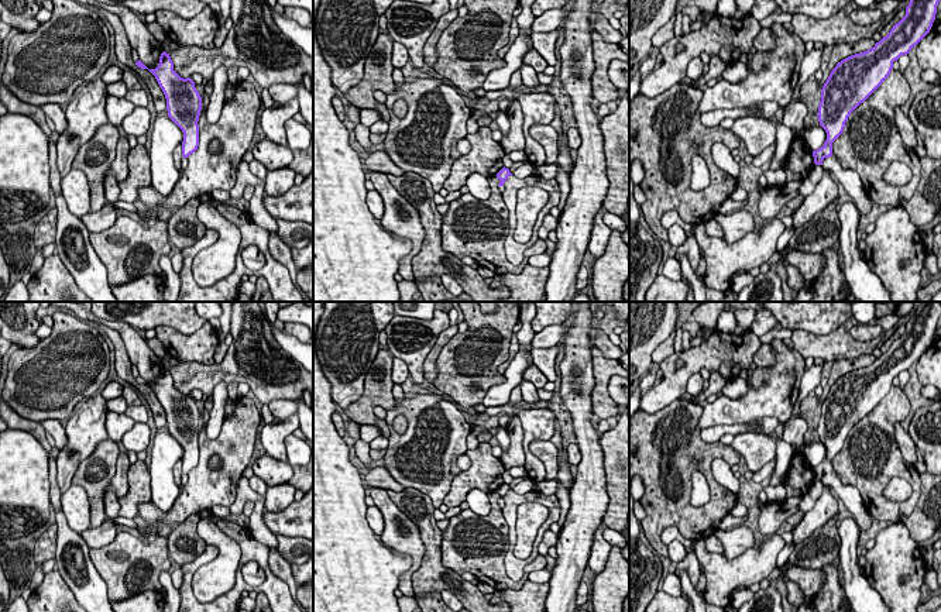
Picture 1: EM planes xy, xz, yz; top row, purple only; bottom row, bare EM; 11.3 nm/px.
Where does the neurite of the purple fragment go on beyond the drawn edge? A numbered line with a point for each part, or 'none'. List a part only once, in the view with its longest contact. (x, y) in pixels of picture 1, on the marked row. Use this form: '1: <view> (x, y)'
1: yz (848, 179)

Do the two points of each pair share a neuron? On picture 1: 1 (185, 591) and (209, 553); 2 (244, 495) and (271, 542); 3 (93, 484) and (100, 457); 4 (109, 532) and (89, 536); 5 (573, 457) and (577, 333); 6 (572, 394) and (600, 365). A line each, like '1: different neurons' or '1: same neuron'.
1: same neuron
2: same neuron
3: same neuron
4: same neuron
5: different neurons
6: different neurons

